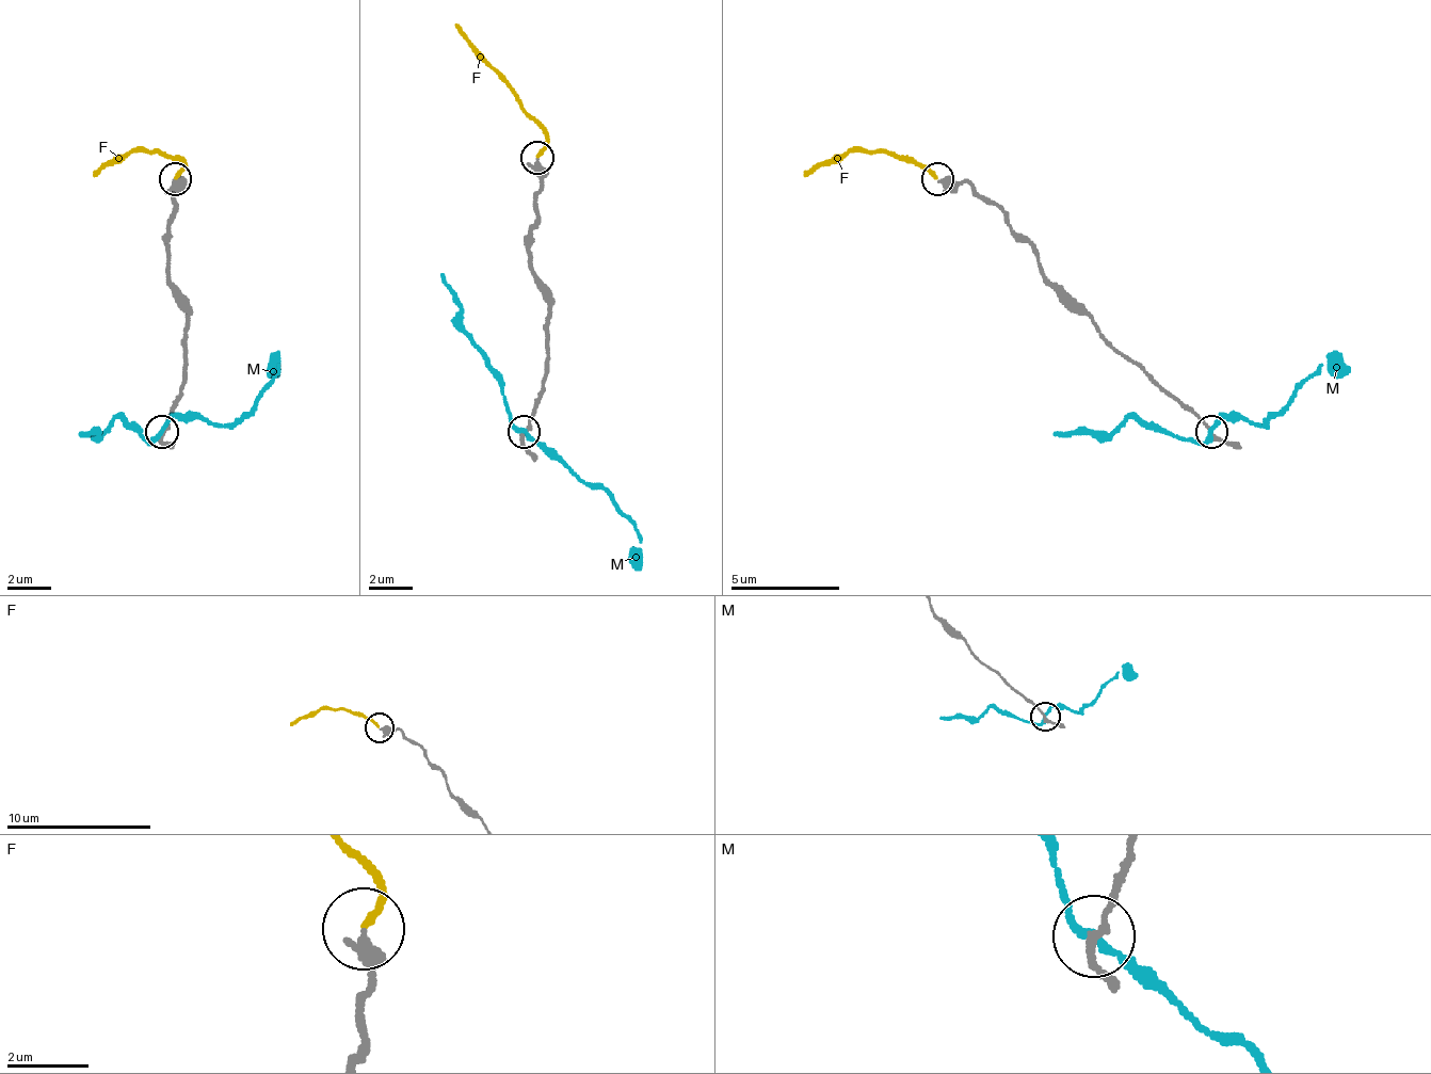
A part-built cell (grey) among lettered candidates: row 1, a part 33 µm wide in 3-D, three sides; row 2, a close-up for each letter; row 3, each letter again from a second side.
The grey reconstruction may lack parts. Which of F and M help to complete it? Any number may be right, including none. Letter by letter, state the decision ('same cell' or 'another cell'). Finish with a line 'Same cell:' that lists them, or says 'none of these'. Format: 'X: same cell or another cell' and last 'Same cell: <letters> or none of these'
F: same cell
M: another cell
Same cell: F

